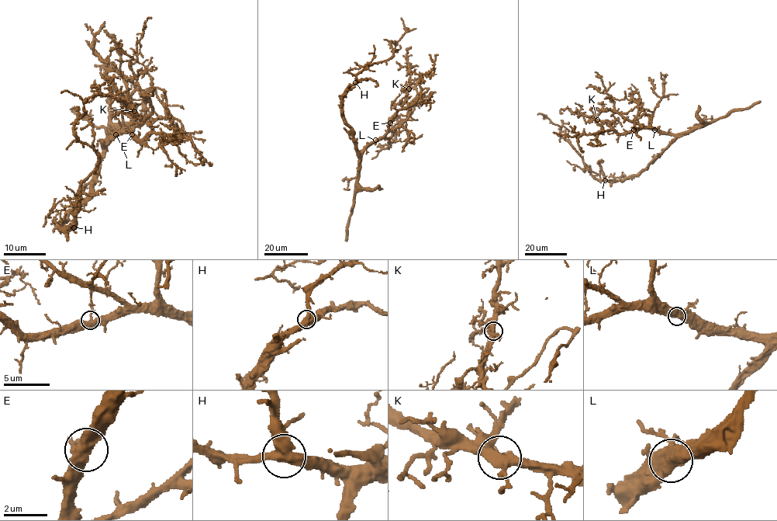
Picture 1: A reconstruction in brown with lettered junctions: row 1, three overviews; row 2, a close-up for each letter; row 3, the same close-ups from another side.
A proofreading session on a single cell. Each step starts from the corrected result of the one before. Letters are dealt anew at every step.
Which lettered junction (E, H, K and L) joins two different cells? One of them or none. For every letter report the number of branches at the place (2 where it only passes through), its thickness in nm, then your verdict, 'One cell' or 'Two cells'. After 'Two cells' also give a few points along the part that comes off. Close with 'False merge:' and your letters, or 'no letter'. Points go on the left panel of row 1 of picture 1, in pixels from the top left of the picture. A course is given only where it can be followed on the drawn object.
E: Branches: 3. Thickness 440 nm. One cell
H: Branches: 3. Thickness 440 nm. One cell
K: Branches: 3. Thickness 400 nm. One cell
L: Branches: 3. Thickness 480 nm. One cell
False merge: no letter

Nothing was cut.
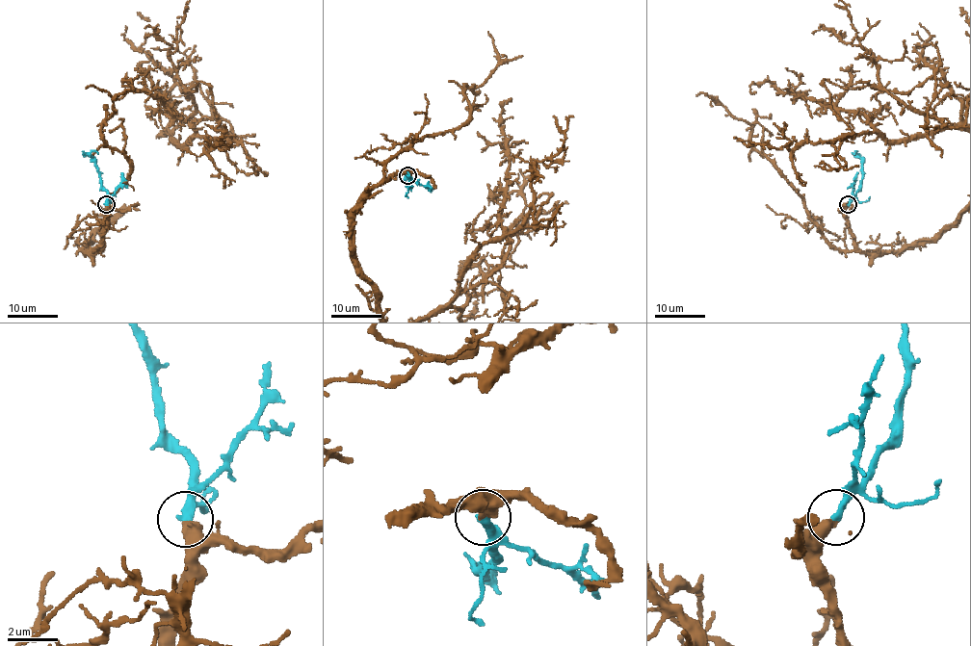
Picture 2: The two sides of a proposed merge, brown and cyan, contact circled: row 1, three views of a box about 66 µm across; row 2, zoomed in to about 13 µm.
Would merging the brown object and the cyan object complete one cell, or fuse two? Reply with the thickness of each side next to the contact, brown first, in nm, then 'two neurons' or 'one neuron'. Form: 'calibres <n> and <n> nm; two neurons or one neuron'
calibres 460 and 320 nm; one neuron

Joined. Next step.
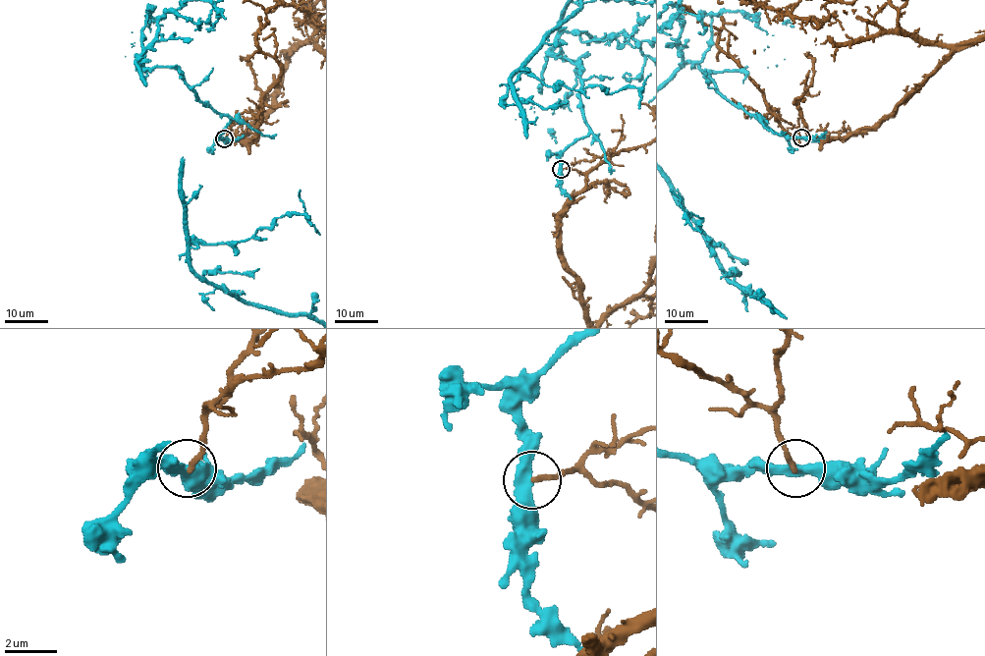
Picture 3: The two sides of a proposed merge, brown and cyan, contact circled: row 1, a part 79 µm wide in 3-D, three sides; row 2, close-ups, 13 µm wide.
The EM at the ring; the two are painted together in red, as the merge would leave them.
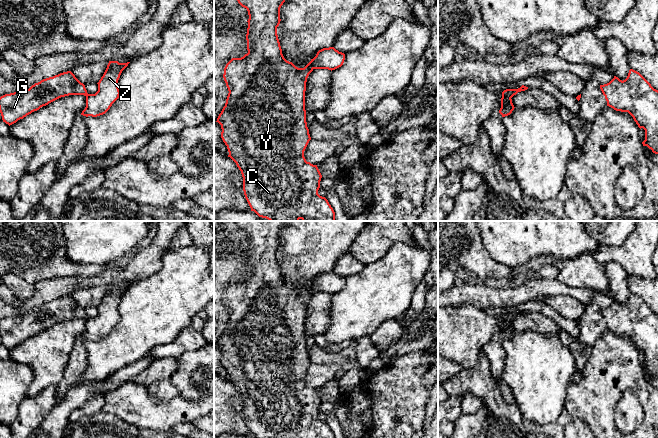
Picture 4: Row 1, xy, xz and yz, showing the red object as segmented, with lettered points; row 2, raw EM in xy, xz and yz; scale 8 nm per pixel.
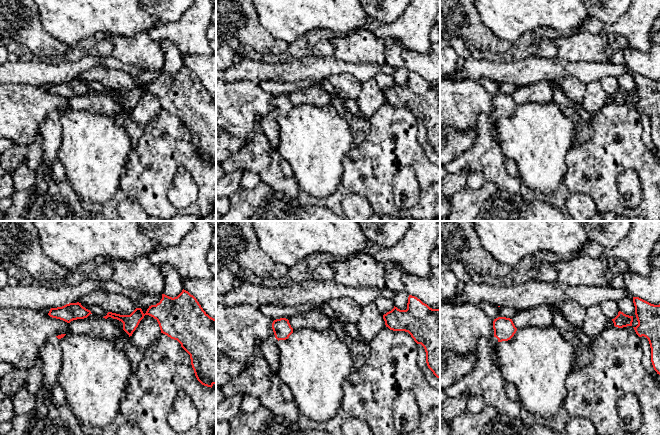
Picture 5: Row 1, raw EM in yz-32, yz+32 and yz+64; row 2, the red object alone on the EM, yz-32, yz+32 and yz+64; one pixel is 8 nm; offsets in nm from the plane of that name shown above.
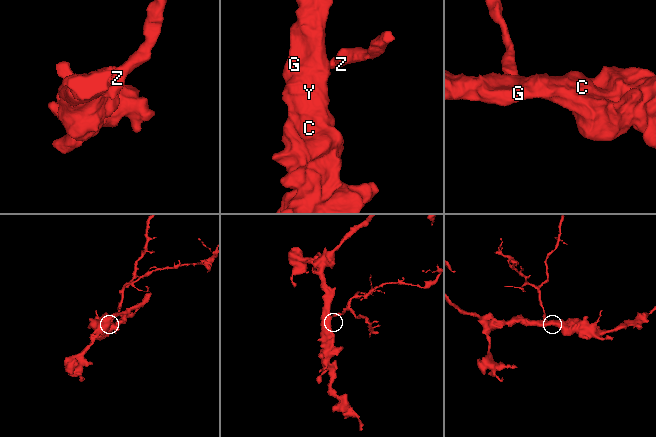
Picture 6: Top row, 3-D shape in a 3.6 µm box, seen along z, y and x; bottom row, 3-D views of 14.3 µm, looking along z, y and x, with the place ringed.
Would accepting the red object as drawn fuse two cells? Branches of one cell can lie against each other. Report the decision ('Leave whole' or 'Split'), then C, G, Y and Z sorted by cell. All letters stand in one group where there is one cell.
Split. Groups: C G Y / Z

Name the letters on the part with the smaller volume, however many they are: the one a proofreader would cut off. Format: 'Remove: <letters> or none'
Remove: Z

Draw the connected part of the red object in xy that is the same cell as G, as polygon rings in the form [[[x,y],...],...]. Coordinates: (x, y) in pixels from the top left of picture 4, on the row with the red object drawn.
[[[71,71],[41,80],[29,89],[0,97],[0,113],[9,126],[41,107],[65,96],[84,95],[87,90]]]

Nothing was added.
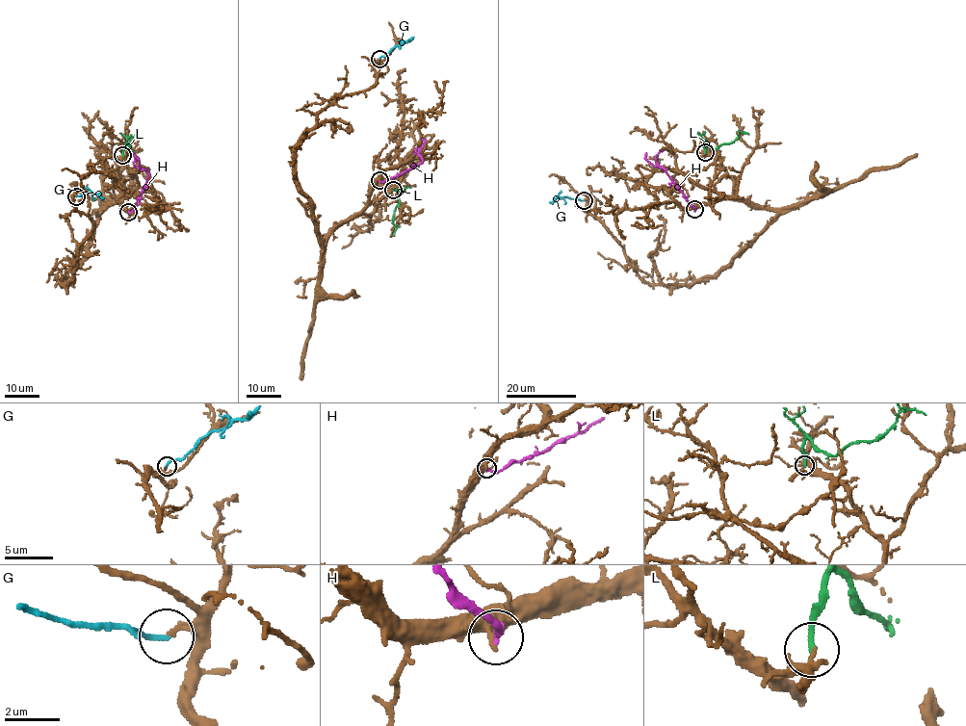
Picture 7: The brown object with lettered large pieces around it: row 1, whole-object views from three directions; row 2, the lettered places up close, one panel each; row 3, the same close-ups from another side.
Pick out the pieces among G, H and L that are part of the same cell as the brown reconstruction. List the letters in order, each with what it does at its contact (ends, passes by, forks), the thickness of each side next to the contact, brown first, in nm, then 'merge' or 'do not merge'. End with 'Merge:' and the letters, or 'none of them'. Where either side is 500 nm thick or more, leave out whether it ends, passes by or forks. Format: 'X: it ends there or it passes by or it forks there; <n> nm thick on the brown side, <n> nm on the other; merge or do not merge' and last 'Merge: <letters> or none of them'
G: it ends there; 170 nm thick on the brown side, 180 nm on the other; merge
H: it ends there; 400 nm thick on the brown side, 260 nm on the other; do not merge
L: it ends there; 190 nm thick on the brown side, 200 nm on the other; do not merge
Merge: G

